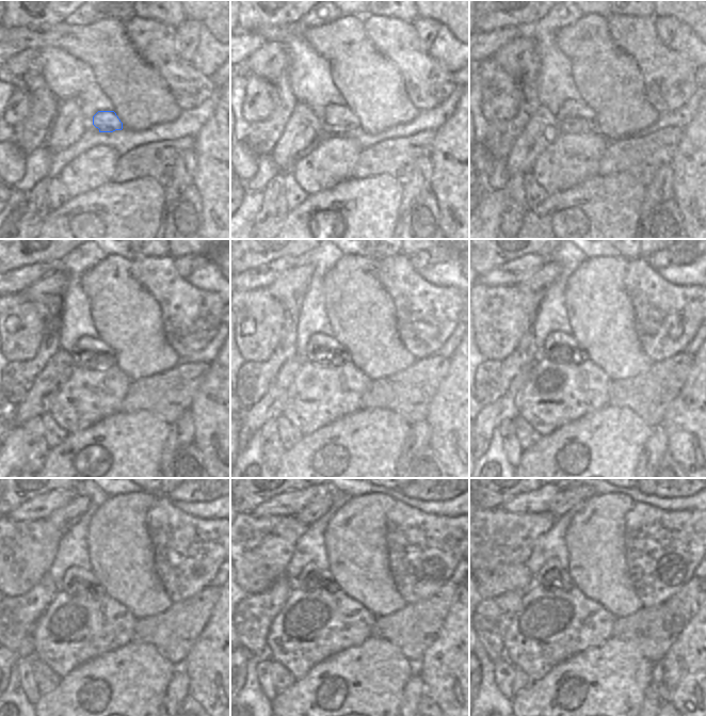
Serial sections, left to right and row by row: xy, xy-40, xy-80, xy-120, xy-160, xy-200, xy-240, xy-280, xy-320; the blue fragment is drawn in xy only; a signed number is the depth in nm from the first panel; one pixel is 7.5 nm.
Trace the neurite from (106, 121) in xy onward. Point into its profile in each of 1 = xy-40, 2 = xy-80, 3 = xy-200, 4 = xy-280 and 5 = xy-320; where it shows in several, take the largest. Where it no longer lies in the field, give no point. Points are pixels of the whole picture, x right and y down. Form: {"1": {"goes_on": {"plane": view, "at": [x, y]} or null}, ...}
{"1": {"goes_on": {"plane": "xy-40", "at": [340, 114]}}, "2": {"goes_on": {"plane": "xy-80", "at": [570, 110]}}, "3": {"goes_on": {"plane": "xy-200", "at": [557, 343]}}, "4": {"goes_on": {"plane": "xy-280", "at": [311, 578]}}, "5": {"goes_on": {"plane": "xy-320", "at": [551, 577]}}}

